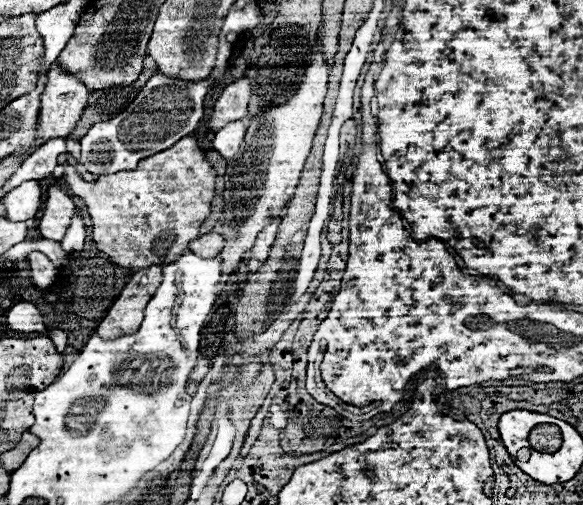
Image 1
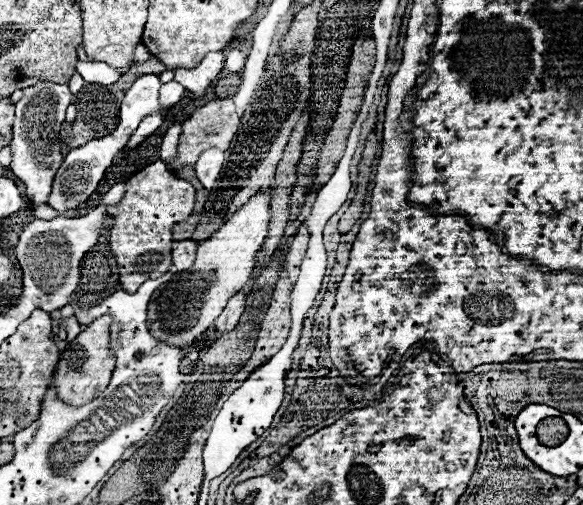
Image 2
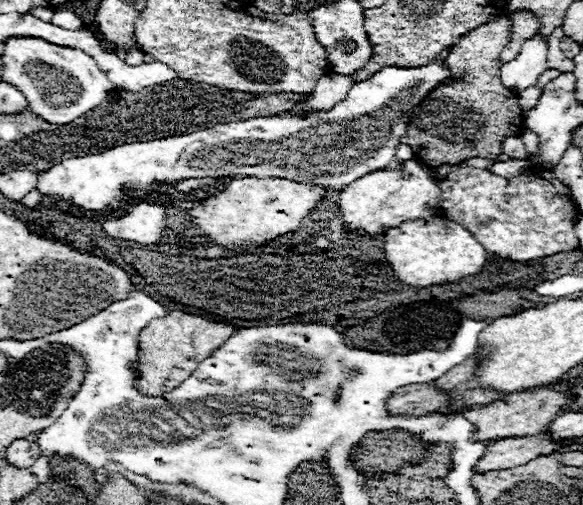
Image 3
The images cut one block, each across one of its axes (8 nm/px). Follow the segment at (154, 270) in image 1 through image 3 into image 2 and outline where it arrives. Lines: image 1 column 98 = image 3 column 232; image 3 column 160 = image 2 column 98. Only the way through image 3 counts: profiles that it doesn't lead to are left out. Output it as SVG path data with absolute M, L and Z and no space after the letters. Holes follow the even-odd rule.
M106 314L96 318L90 326L86 326L86 330L80 332L76 340L68 344L70 348L62 354L62 360L58 362L58 370L54 374L56 390L60 398L72 406L82 406L96 398L96 394L100 394L112 378L112 372L116 368L116 356L110 348L110 318L112 316Z

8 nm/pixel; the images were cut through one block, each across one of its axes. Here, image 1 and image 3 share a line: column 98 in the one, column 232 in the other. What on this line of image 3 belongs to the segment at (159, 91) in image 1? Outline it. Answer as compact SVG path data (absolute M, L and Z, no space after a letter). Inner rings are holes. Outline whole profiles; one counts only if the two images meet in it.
M432 60L426 66L420 68L402 68L402 66L384 66L378 70L372 78L364 82L354 82L348 90L348 96L340 100L330 110L318 110L310 112L306 118L298 116L296 112L282 112L274 116L264 118L250 118L244 122L232 122L232 124L216 124L208 130L198 130L190 134L178 134L148 142L132 142L122 144L116 148L108 148L100 154L90 156L78 156L68 158L62 164L56 164L42 172L38 176L36 188L50 198L56 200L68 200L76 206L82 206L86 210L124 210L126 206L126 190L138 192L146 190L150 184L156 182L178 182L182 178L220 178L220 176L276 176L276 178L288 178L304 184L316 184L322 188L340 188L348 186L350 182L362 178L364 174L370 174L372 170L386 168L394 162L396 148L400 144L400 138L406 134L406 126L410 120L410 114L416 104L420 104L436 86L450 80L452 72L446 64L446 60Z

